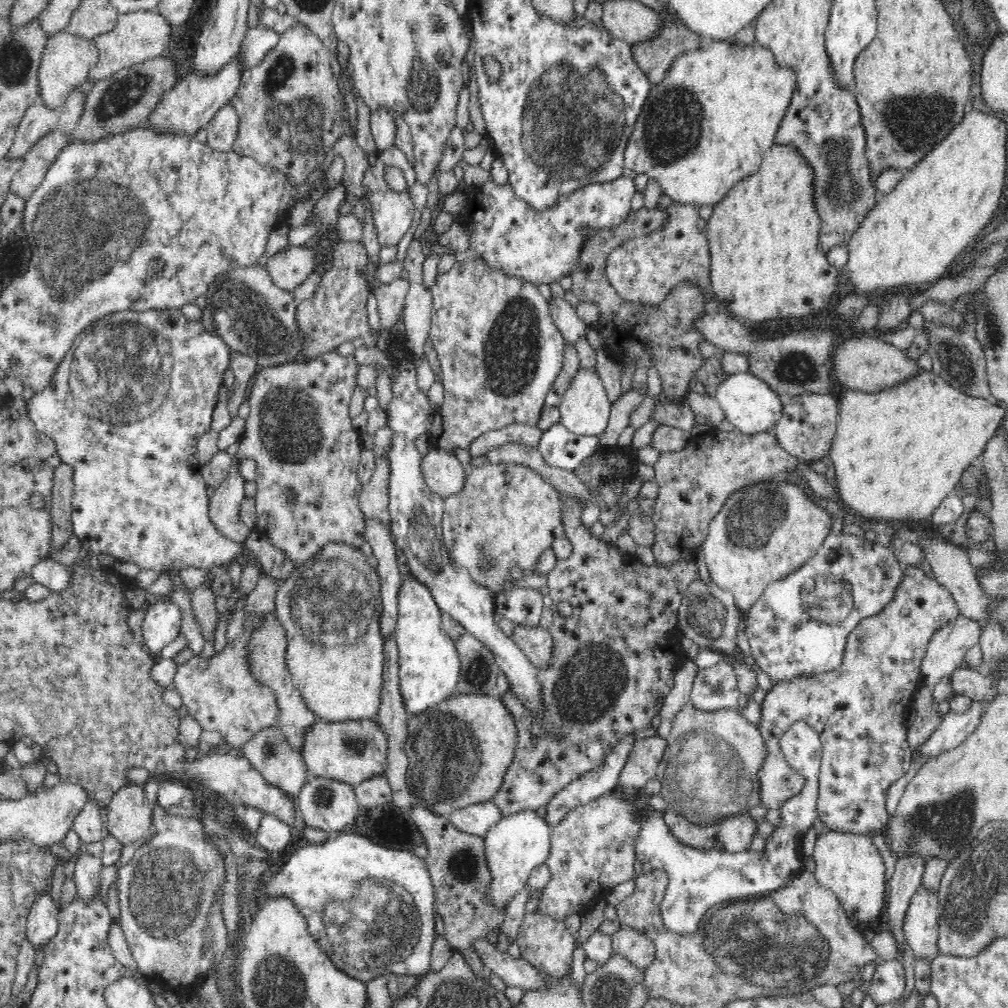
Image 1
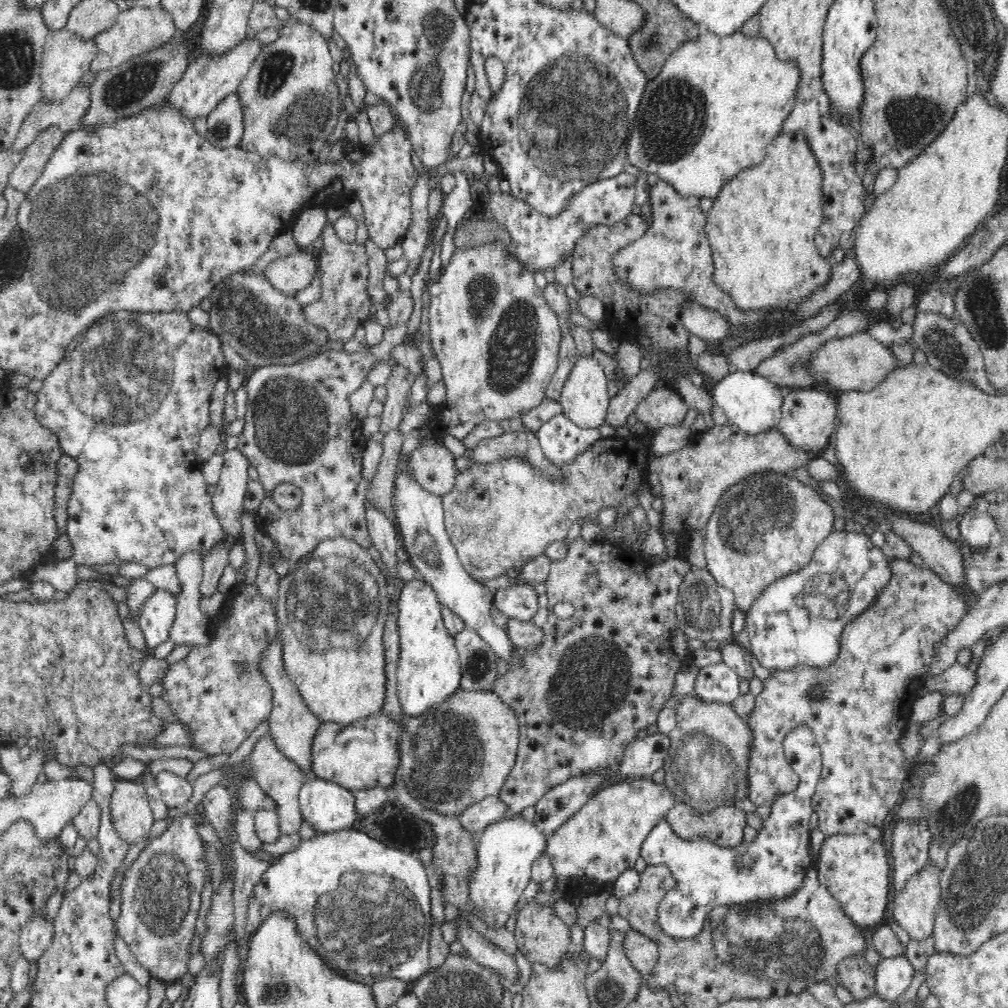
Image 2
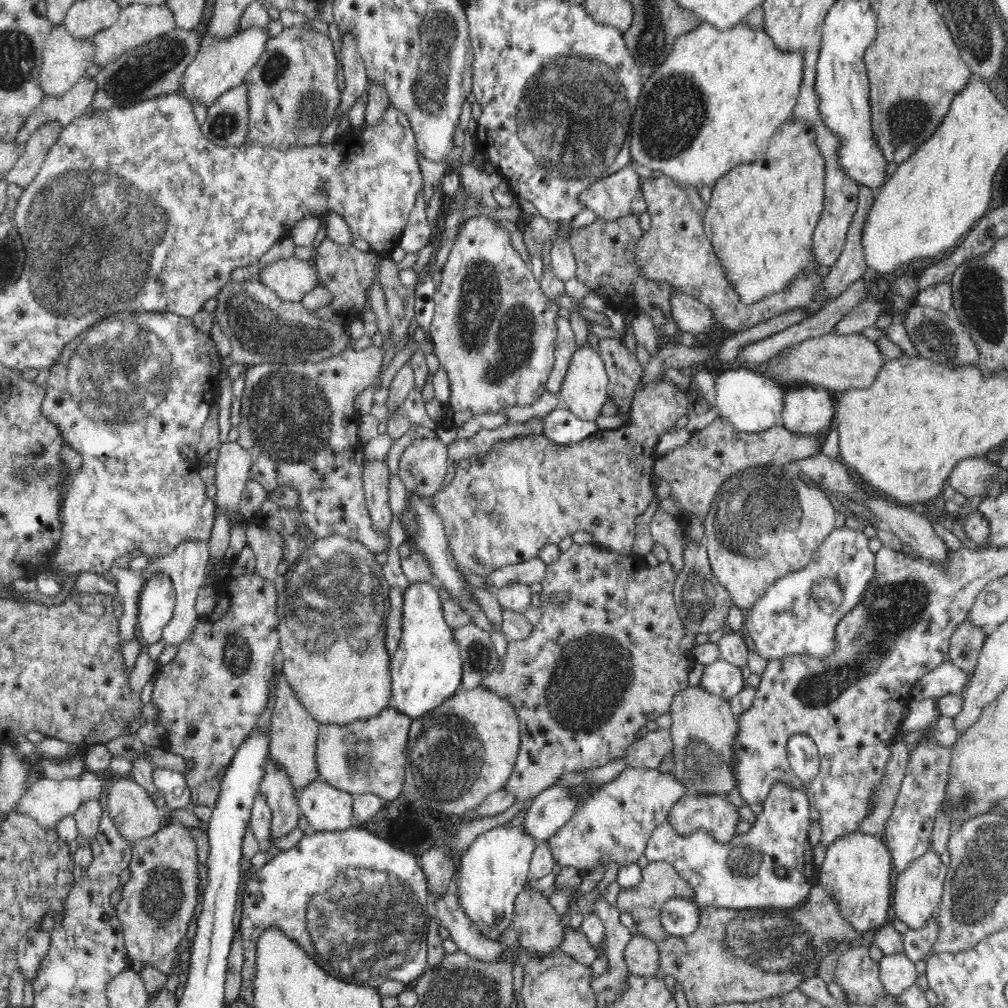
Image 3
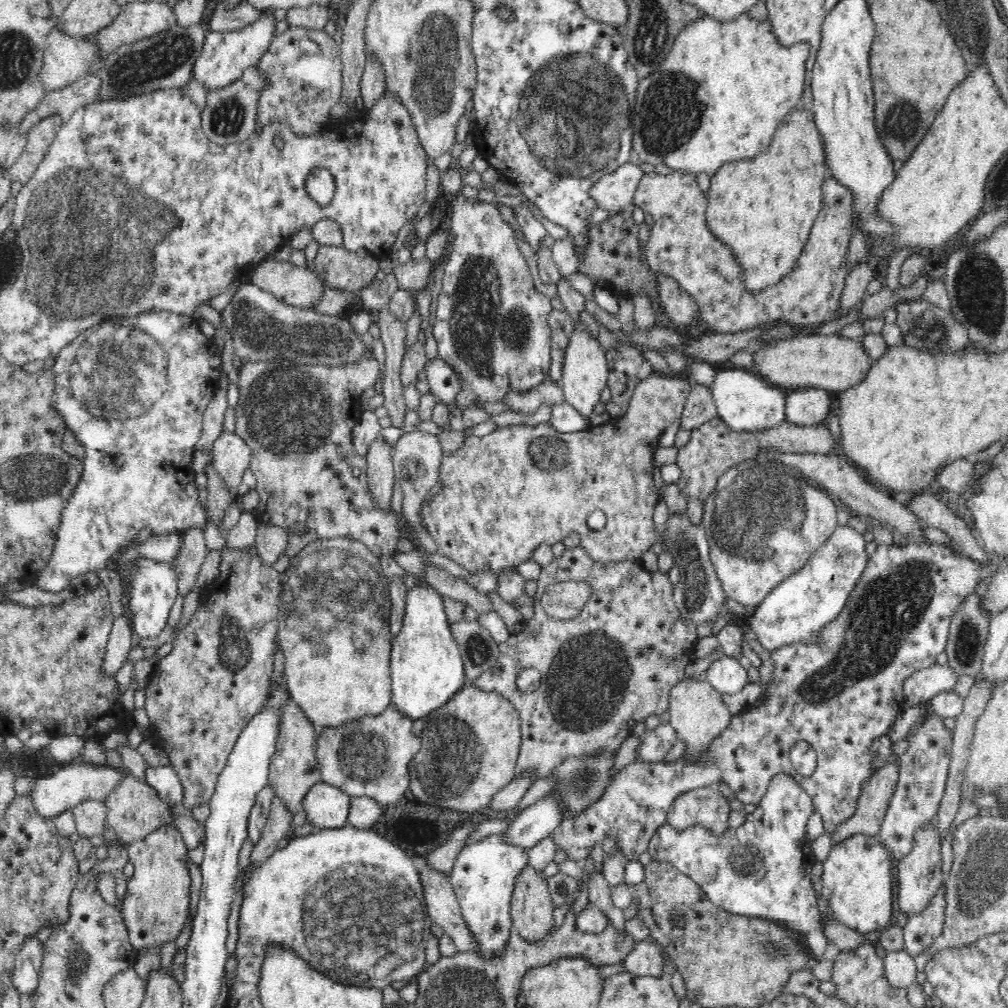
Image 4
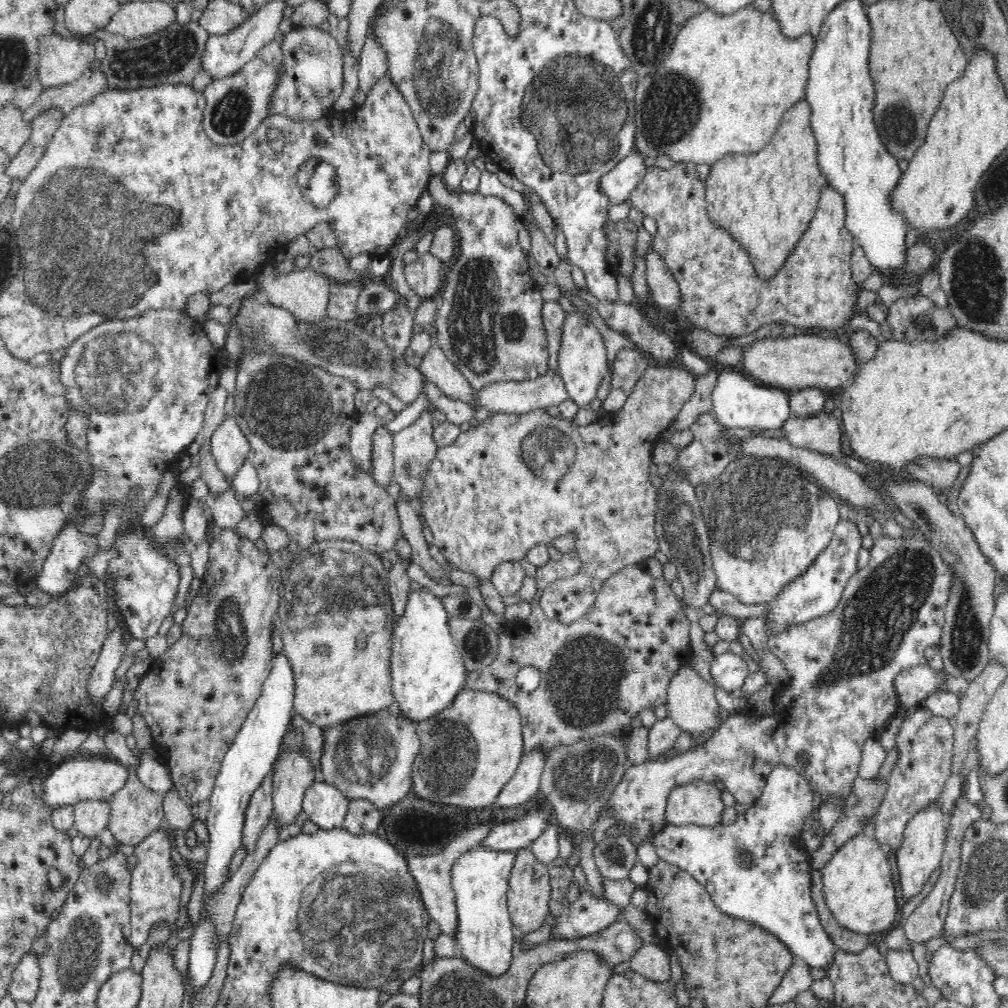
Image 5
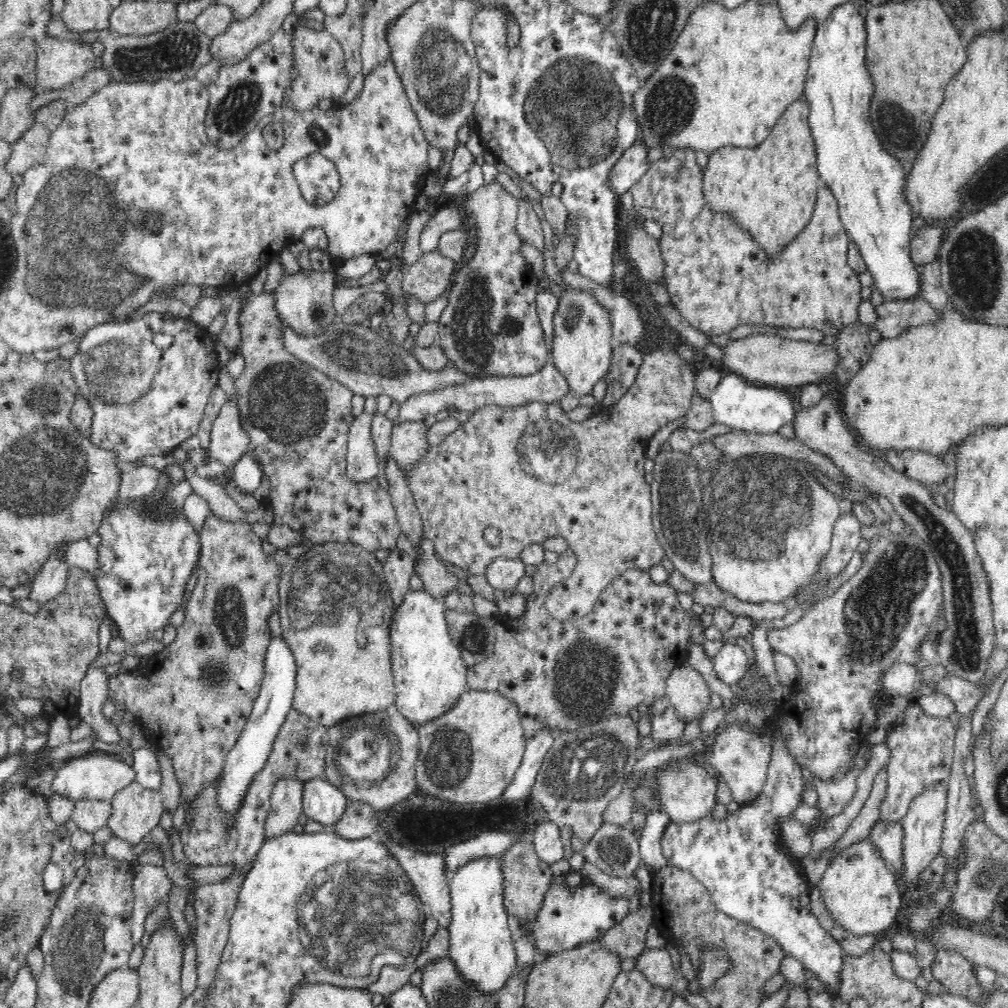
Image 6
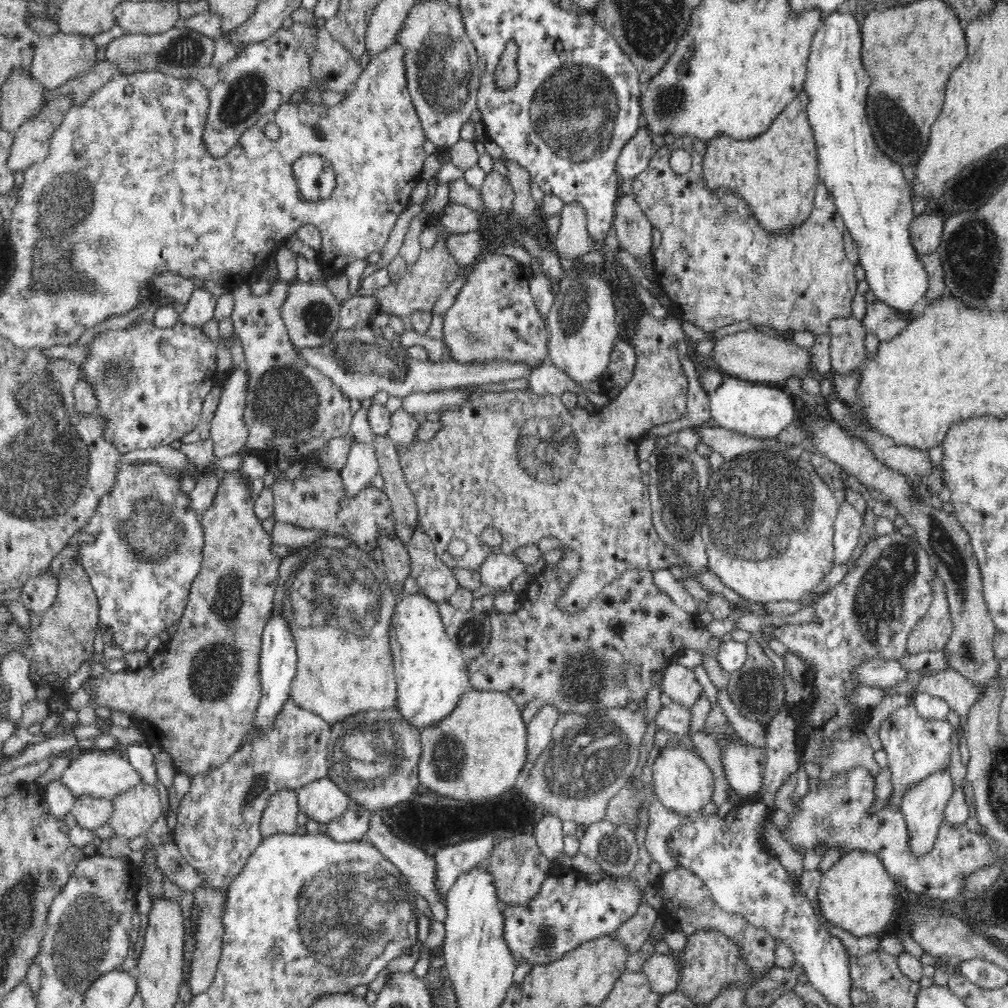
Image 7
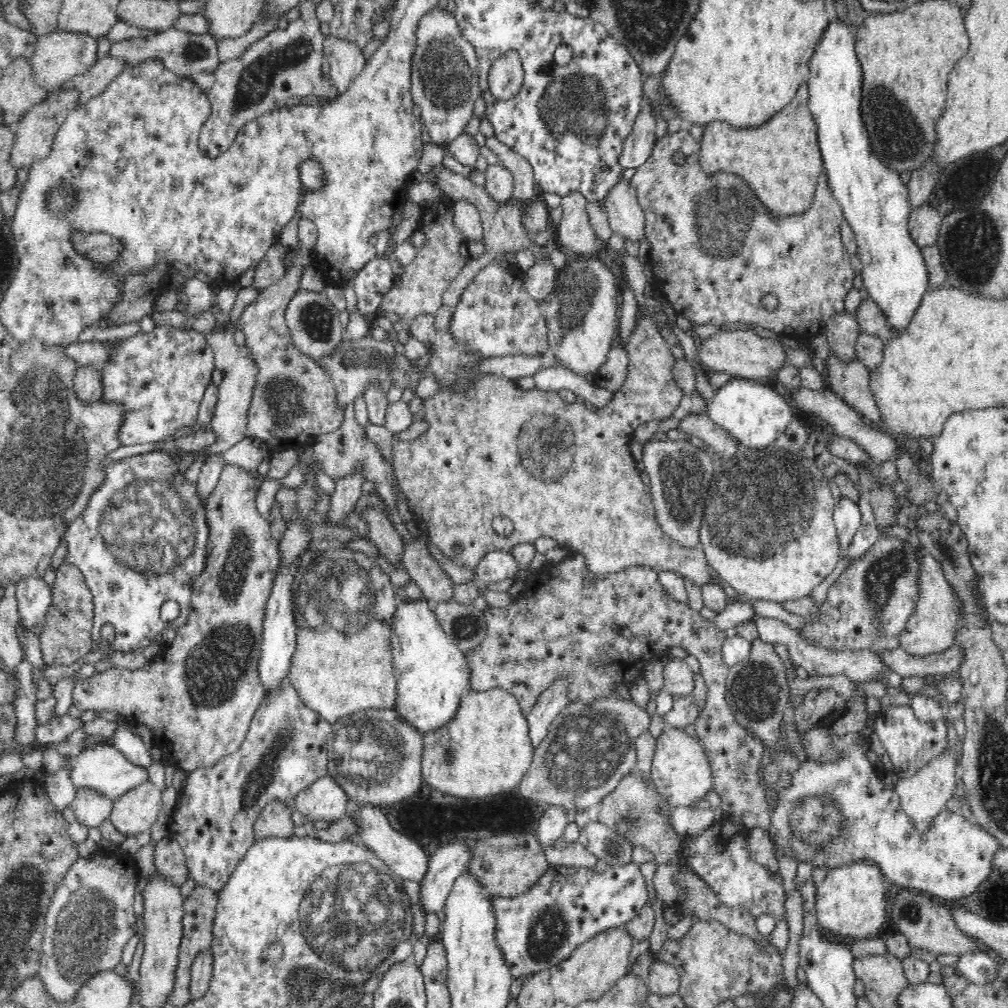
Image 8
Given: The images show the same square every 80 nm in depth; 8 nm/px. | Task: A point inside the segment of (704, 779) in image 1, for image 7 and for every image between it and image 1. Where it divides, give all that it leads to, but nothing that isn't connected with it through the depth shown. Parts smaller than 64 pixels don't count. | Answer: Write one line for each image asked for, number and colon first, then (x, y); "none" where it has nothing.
2: (713, 743)
3: (703, 730)
4: (698, 714)
5: (692, 703)
6: (689, 695)
7: (679, 682)

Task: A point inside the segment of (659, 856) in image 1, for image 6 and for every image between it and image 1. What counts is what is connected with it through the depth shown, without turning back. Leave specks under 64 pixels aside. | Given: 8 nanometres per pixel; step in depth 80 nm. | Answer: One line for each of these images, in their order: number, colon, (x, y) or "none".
2: (771, 869)
3: (769, 868)
4: (761, 869)
5: (755, 869)
6: (751, 876)

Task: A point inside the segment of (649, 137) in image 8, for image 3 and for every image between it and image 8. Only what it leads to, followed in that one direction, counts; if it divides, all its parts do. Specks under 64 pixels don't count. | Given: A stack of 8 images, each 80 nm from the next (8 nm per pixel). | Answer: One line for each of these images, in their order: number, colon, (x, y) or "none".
3: (610, 199)
4: (614, 191)
5: (617, 185)
6: (631, 166)
7: (635, 156)

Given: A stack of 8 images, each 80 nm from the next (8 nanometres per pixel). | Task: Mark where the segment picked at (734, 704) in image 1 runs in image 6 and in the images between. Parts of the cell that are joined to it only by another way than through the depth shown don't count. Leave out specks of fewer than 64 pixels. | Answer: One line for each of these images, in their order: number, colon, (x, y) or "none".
2: (717, 683)
3: (721, 678)
4: (726, 675)
5: (728, 670)
6: (730, 663)

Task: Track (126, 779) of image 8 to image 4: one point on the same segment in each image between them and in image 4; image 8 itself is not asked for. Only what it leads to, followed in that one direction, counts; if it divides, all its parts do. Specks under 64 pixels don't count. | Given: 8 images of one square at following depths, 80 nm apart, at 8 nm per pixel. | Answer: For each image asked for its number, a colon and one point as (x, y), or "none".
4: (77, 782)
5: (73, 780)
6: (97, 776)
7: (100, 773)

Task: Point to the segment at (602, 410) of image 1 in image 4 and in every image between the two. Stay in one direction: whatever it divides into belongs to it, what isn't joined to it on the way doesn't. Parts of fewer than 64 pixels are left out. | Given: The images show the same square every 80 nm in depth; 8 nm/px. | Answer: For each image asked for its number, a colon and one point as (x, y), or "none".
2: (584, 399)
3: (585, 388)
4: (585, 373)

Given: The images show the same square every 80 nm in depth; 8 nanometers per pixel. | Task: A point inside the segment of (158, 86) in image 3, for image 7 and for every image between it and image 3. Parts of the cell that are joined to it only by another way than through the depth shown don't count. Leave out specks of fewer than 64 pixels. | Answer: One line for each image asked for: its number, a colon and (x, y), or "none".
4: (164, 60)
5: (173, 55)
6: (176, 53)
7: (180, 52)

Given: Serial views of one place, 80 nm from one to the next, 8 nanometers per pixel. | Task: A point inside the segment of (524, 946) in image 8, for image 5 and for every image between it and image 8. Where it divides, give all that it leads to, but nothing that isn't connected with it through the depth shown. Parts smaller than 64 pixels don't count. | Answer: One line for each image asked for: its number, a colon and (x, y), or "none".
5: (588, 916)
6: (565, 920)
7: (566, 912)

